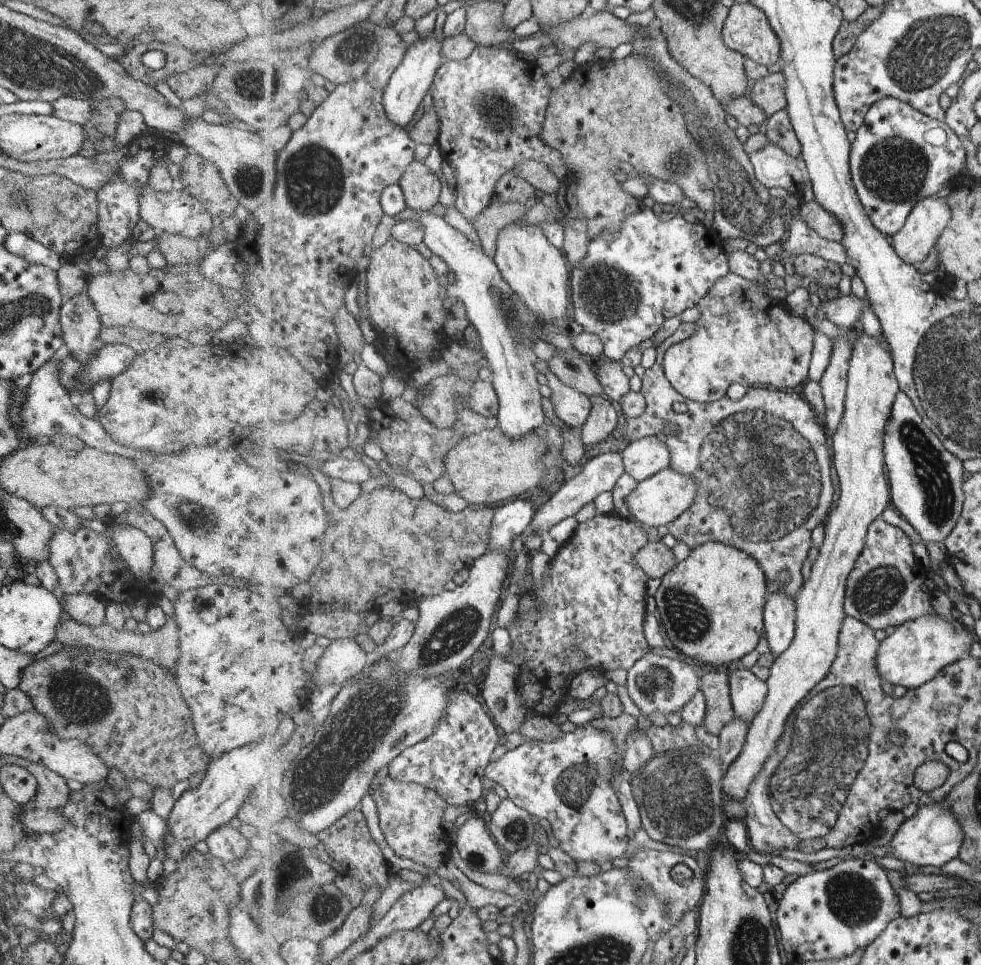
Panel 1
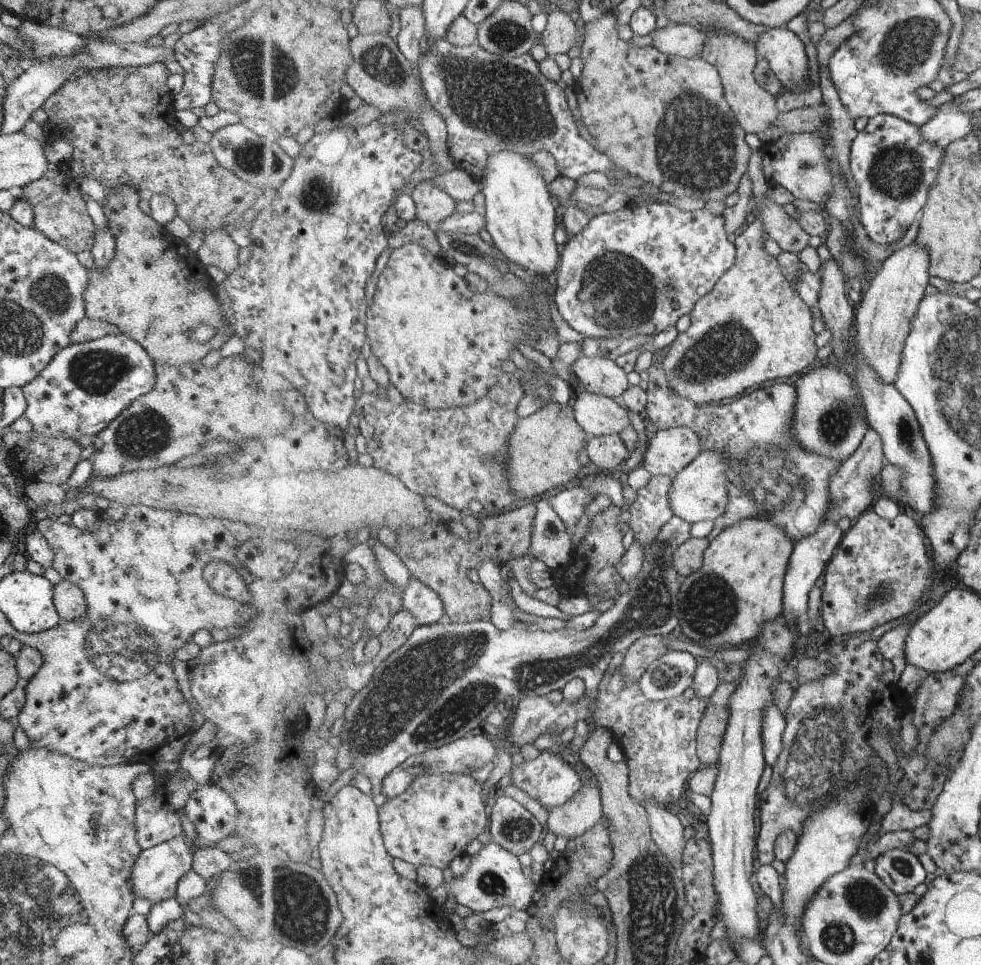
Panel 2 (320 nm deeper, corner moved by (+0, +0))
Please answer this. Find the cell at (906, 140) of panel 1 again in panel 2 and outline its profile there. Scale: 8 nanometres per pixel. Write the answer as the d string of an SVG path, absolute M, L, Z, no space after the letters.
M879 114L868 120L867 125L855 138L851 150L852 178L857 182L859 192L859 220L869 237L878 244L889 245L902 240L917 220L917 214L924 211L928 200L933 197L931 188L935 186L942 170L947 150L939 144L931 144L923 138L922 128L907 122L899 116Z

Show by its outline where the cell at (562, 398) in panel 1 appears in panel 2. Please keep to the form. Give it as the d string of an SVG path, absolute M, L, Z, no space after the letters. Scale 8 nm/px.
M578 390L575 395L575 420L590 437L619 434L631 427L629 410L617 400Z

